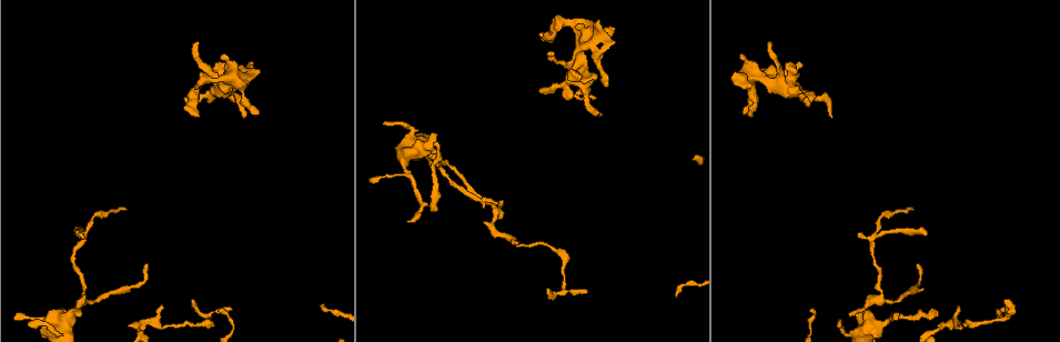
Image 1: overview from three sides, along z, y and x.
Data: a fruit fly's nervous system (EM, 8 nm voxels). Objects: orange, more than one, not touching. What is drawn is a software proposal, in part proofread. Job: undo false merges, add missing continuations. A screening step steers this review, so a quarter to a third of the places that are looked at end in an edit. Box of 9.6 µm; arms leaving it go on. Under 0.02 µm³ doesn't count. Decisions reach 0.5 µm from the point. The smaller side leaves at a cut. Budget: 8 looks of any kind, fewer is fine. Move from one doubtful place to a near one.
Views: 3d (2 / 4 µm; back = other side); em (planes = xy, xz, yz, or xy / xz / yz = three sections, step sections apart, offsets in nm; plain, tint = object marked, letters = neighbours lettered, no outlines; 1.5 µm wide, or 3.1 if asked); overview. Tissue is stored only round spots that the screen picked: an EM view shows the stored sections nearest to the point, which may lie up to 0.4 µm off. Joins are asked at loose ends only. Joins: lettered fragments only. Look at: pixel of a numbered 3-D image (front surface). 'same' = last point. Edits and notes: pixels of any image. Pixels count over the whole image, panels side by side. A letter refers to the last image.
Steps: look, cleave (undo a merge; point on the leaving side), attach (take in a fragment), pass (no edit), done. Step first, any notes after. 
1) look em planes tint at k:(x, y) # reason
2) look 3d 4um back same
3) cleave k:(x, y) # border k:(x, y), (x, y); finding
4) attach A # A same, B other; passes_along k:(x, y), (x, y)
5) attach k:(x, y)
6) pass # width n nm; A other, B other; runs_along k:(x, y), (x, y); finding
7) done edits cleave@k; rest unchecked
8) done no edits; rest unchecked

look 3d 4um at 1:(959, 322) # narrows sharply

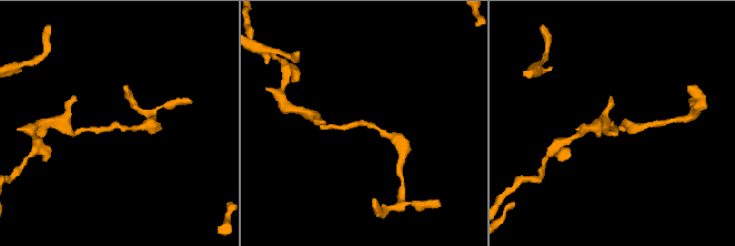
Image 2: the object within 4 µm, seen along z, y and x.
look em planes letters at 2:(364, 122) # need the tissue

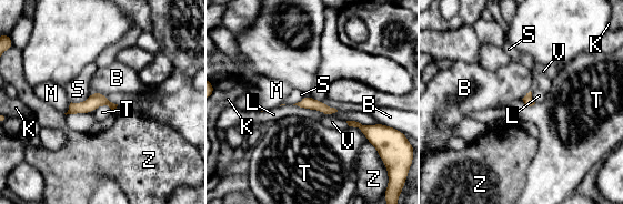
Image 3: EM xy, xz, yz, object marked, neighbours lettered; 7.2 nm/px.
pass # longest_contact L 340 nm; B other, K other, L other, M other, S other, T other, V other, Z other; border 3:(348, 124), (357, 128), (368, 140); continuous, no second neuron

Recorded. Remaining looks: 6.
look 3d 4um at 1:(800, 66) # tapers out

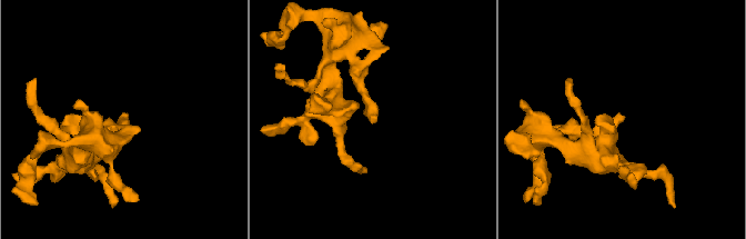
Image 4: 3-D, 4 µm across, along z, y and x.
look em xy step 8 tint at 4:(621, 118) # now the EM

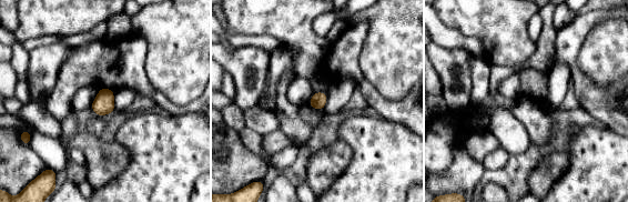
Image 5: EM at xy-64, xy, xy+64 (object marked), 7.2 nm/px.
look em planes letters same # cut it another way

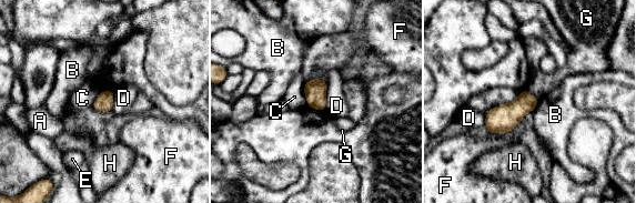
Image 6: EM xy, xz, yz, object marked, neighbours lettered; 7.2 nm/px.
pass # A other, B other, C other, D other, E other, F other, G other, H other; border 6:(309, 107), (324, 111); no lettered fragment goes on from it

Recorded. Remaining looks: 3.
look 3d 2um at 1:(199, 116) # thin end

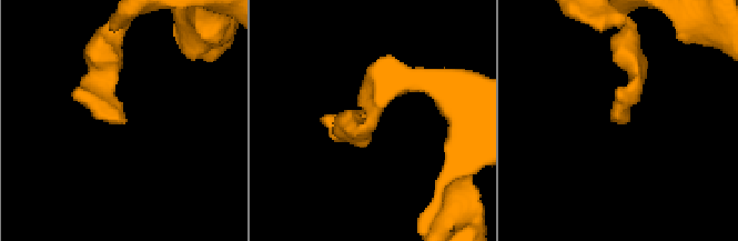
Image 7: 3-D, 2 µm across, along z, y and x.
look em xz step 4 letters at 7:(126, 119) # need the tissue

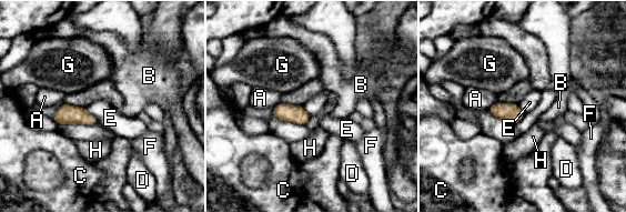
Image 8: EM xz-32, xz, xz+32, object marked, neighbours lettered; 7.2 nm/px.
look em planes letters same

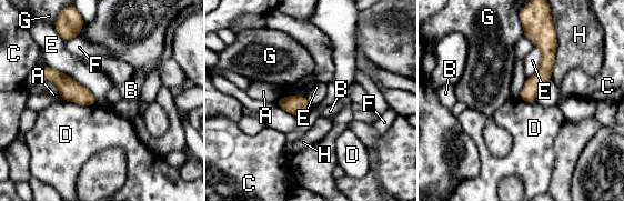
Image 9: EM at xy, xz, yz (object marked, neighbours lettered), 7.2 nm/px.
pass # width 140 nm; A other, B other, C other, D other, E other, F other, G other, H other; border 9:(46, 63), (83, 84), (97, 104); no lettered fragment goes on from it

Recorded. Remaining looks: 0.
done no edits; rest unchecked

